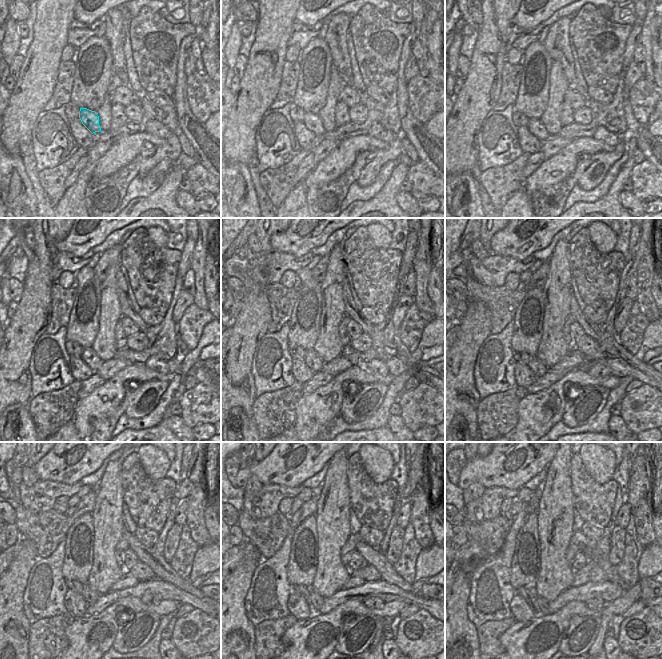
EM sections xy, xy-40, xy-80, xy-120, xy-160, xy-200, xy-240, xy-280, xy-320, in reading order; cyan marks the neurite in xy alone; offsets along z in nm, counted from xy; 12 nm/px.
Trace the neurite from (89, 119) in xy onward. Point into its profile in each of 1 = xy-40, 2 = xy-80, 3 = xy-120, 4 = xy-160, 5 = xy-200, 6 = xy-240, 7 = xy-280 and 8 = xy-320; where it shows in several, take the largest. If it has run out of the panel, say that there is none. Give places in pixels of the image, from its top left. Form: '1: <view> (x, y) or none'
1: xy-40 (313, 122)
2: xy-80 (535, 126)
3: xy-120 (89, 356)
4: xy-160 (313, 361)
5: xy-200 (537, 367)
6: xy-240 (90, 596)
7: xy-280 (317, 601)
8: xy-320 (542, 603)

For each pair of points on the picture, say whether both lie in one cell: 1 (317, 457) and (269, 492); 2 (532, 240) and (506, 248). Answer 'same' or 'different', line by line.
1: different
2: same

